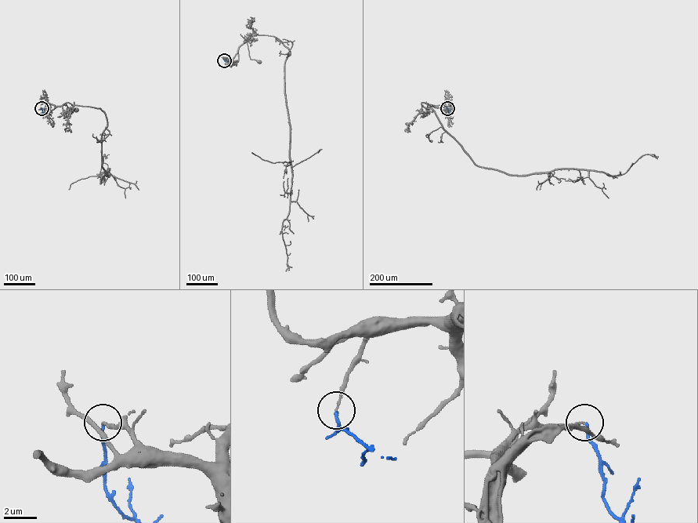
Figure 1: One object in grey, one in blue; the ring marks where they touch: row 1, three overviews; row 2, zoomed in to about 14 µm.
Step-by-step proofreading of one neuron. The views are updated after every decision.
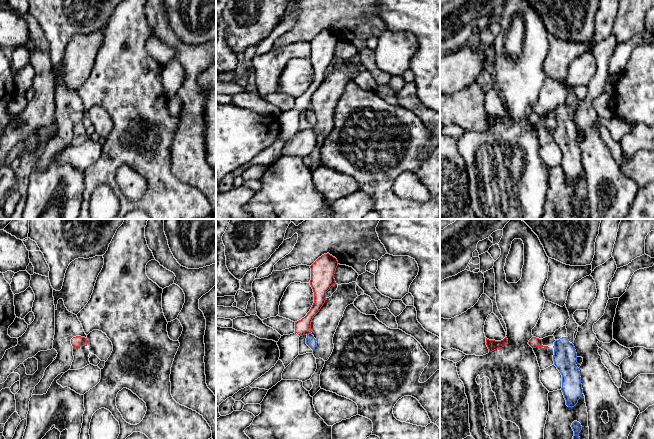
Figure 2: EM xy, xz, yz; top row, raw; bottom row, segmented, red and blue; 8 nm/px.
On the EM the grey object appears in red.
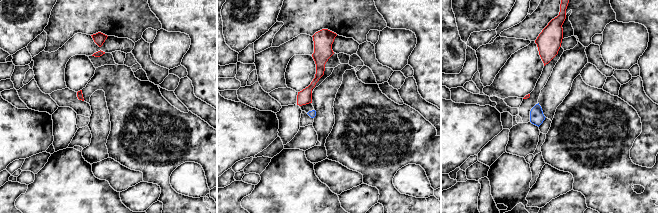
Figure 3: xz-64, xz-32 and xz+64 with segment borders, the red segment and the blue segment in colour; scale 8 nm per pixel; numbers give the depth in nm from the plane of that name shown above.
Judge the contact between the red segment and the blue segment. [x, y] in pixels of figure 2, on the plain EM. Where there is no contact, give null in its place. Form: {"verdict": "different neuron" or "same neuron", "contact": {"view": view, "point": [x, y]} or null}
{"verdict": "different neuron", "contact": {"view": "xz", "point": [308, 109]}}

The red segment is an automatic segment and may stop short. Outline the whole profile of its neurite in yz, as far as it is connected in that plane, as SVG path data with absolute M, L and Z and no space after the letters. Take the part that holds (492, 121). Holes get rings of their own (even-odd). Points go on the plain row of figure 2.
M505 113L501 117L489 116L489 115L486 114L486 121L489 125L489 128L492 128L496 125L502 124L502 123L506 122L507 120L508 120L507 113Z

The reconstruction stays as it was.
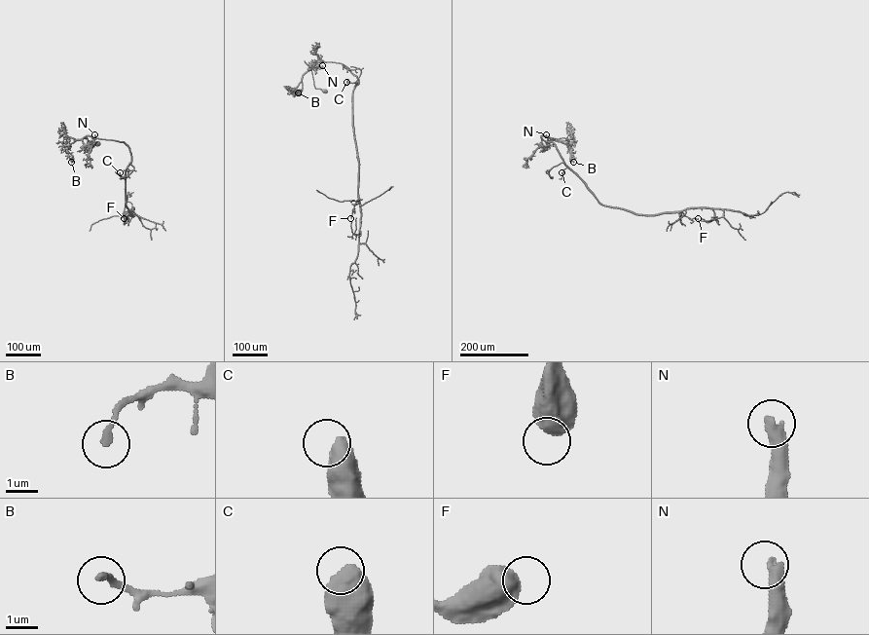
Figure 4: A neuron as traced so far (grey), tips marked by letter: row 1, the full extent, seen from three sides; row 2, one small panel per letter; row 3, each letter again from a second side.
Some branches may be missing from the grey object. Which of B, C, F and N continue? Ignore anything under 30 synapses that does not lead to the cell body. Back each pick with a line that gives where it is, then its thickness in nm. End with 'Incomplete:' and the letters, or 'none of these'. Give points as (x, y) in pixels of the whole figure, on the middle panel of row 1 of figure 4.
N: place (322, 65); calibre 420 nm
Incomplete: N

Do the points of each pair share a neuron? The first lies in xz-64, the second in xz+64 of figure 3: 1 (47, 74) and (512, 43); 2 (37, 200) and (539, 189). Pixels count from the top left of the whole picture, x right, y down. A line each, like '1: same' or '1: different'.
1: same
2: different

